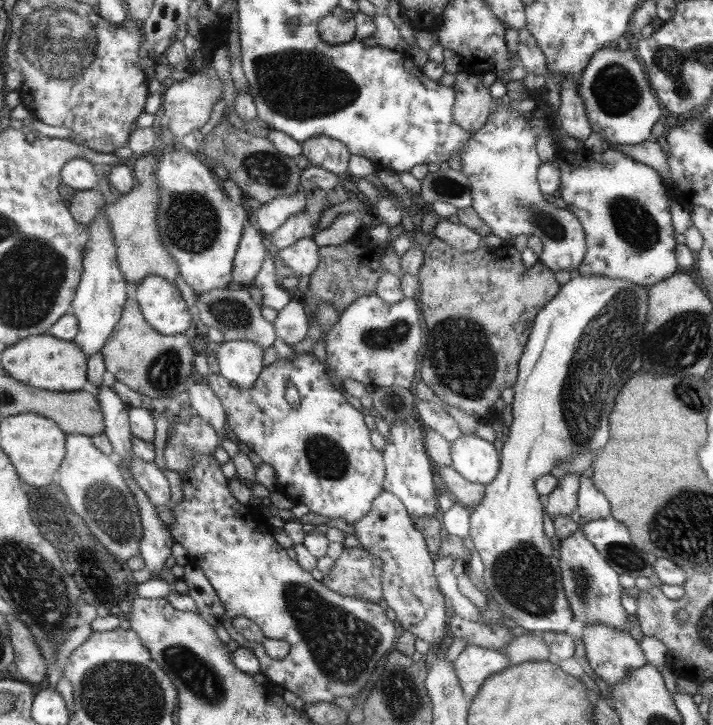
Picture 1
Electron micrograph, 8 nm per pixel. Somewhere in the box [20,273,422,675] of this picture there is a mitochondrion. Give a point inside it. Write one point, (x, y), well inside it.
(106, 504)

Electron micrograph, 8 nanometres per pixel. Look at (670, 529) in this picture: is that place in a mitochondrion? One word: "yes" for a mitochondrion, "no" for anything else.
yes

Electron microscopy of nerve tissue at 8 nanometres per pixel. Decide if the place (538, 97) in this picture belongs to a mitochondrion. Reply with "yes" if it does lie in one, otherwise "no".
no

